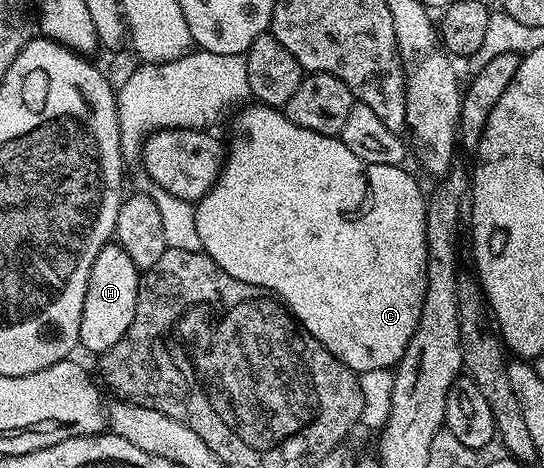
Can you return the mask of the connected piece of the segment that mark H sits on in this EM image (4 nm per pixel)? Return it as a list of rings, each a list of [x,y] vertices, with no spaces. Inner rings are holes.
[[[117,242],[103,246],[100,254],[96,254],[96,262],[92,262],[92,270],[88,274],[88,286],[84,294],[84,310],[80,314],[79,345],[90,352],[101,354],[106,352],[132,326],[136,314],[136,298],[140,283],[140,269],[134,265],[132,258]]]

